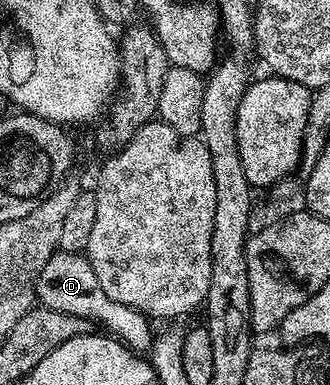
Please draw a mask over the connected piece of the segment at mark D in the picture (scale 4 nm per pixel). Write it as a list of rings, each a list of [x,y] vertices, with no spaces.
[[[54,253],[52,259],[44,263],[44,271],[40,271],[38,280],[34,282],[34,292],[39,306],[86,317],[95,326],[103,325],[107,334],[117,337],[123,345],[129,345],[135,351],[151,348],[151,318],[132,307],[124,307],[124,303],[108,299],[108,295],[104,295],[104,287],[100,287],[100,282],[96,280],[96,271],[92,271],[90,262],[81,253]]]

